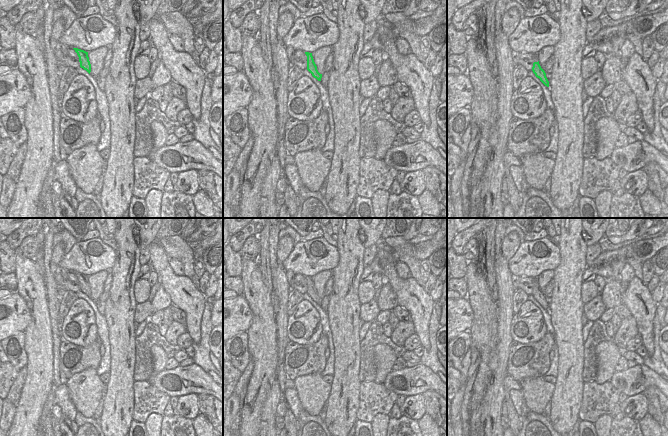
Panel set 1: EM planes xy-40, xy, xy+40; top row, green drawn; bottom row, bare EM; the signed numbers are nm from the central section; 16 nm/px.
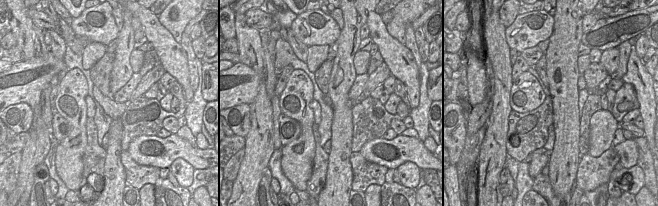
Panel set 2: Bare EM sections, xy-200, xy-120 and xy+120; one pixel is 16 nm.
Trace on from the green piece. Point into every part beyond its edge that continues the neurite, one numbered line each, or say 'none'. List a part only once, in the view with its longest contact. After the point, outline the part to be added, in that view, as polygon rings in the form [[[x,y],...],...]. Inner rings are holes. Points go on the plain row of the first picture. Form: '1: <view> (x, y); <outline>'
none

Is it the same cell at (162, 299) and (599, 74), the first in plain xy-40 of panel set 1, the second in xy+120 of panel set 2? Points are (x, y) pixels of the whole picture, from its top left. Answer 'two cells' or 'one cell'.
two cells

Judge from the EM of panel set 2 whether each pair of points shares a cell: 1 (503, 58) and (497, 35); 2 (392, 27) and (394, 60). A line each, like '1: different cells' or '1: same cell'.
1: same cell
2: different cells

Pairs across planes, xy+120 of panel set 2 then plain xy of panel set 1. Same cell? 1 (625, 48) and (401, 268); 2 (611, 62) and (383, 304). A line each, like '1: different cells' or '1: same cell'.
1: same cell
2: same cell

